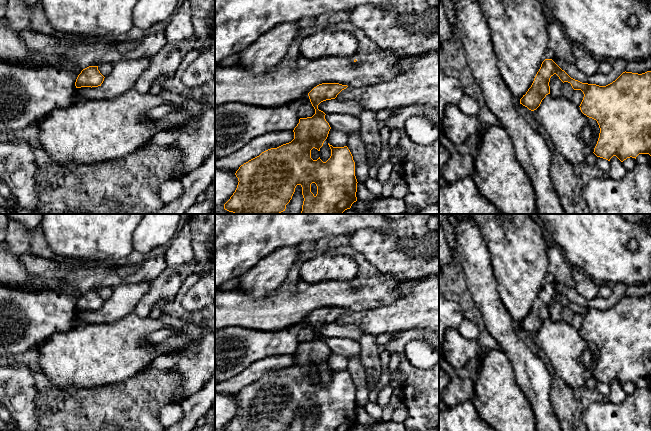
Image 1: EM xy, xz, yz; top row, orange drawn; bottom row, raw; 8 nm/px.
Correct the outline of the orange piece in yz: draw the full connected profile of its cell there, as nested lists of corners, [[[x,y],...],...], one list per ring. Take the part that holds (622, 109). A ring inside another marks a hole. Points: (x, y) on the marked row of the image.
[[[545,59],[531,87],[520,99],[520,104],[531,111],[536,110],[540,106],[542,100],[550,94],[549,82],[554,74],[556,74],[563,83],[570,83],[574,90],[581,90],[583,92],[584,97],[579,106],[580,110],[587,117],[596,120],[600,128],[599,138],[593,152],[597,157],[610,161],[613,156],[616,156],[623,162],[630,157],[636,159],[639,154],[649,154],[651,156],[651,71],[642,74],[625,71],[612,83],[606,86],[599,86],[575,80],[562,70],[552,59]]]

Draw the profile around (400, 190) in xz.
[[[404,181],[397,183],[393,190],[391,197],[396,199],[404,199],[408,192],[408,187]]]

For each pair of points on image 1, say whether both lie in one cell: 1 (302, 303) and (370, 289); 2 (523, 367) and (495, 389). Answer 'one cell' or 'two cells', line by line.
1: one cell
2: two cells

